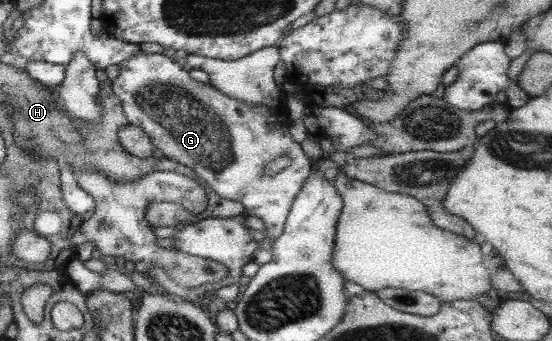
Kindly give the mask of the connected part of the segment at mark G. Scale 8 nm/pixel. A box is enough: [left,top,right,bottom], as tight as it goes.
[110,49,315,240]

